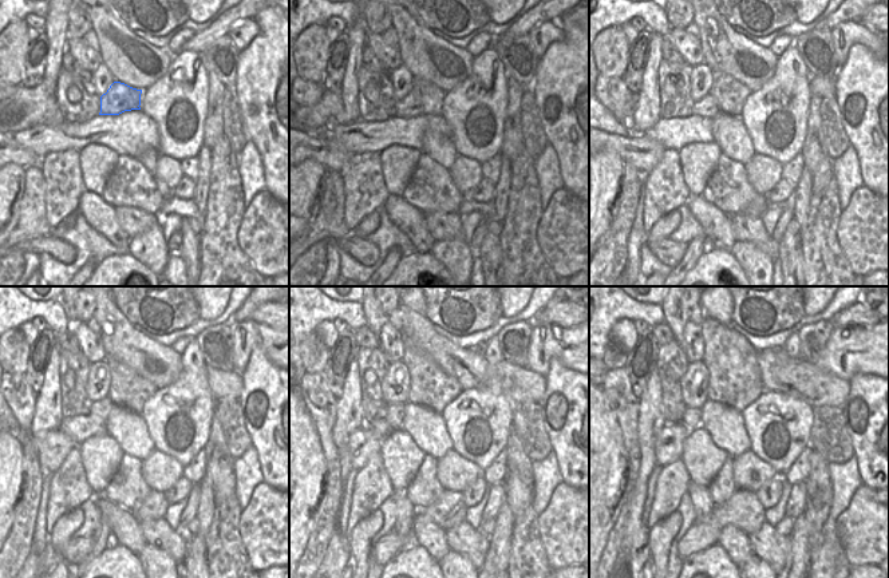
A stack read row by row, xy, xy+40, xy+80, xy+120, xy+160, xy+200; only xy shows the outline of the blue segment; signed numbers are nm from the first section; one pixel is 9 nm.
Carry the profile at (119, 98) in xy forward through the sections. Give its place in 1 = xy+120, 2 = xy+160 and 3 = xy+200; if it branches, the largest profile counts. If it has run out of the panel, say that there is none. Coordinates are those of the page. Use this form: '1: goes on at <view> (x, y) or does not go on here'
1: goes on at xy+120 (101, 408)
2: goes on at xy+160 (394, 416)
3: goes on at xy+200 (692, 416)

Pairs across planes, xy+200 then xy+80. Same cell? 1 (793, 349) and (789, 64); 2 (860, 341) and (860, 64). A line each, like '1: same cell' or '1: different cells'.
1: same cell
2: different cells

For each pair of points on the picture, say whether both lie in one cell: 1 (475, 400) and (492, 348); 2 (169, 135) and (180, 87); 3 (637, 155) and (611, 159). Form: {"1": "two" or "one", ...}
{"1": "one", "2": "one", "3": "two"}

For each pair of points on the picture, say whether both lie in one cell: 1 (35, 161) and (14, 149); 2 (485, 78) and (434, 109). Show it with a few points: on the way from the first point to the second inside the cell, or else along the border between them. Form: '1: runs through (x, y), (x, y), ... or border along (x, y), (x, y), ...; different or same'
1: runs through (30, 159), (19, 154); same
2: border along (446, 92), (439, 114); different

